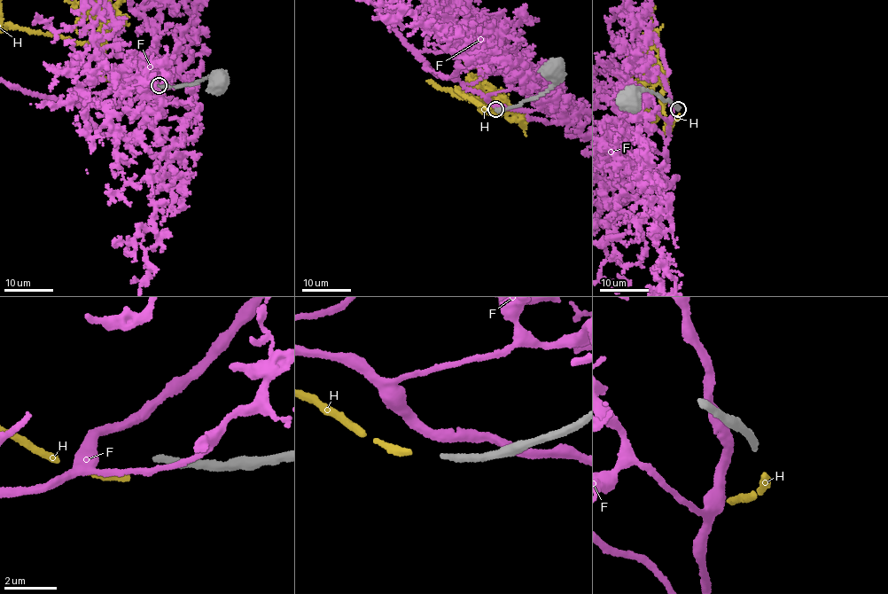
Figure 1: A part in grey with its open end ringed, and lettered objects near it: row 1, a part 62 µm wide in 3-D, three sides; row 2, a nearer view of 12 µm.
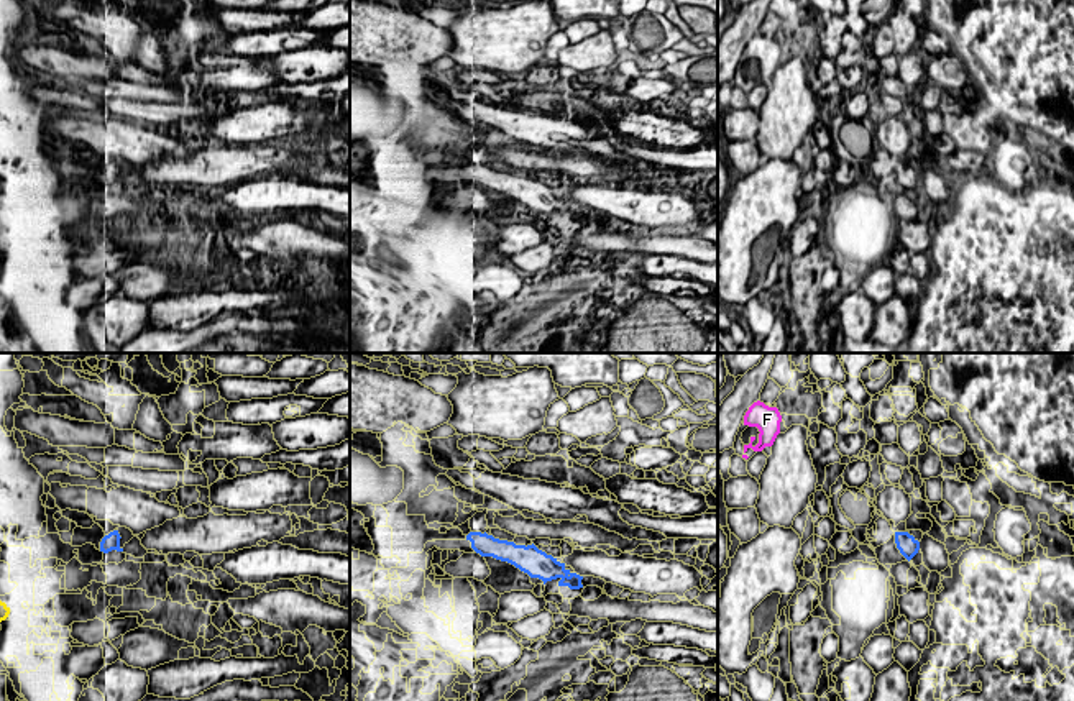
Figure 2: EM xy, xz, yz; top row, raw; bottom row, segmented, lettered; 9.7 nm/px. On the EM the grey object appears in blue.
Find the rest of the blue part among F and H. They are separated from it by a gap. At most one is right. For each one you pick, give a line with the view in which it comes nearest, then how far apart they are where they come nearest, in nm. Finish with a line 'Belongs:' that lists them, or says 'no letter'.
Belongs: no letter

